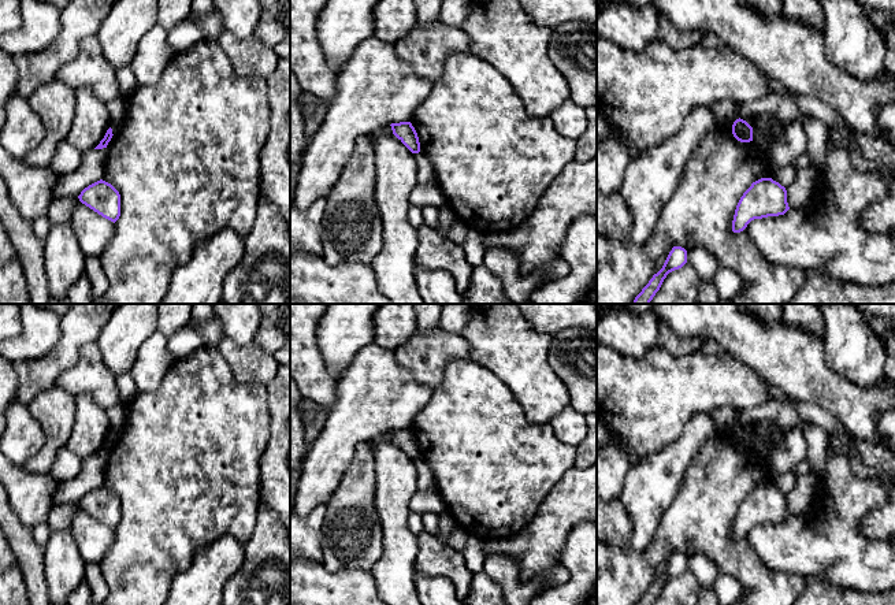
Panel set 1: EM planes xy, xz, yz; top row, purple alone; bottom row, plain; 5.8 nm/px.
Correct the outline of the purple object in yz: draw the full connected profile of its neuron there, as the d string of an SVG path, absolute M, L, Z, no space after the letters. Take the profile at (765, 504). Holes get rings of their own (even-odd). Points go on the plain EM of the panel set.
M761 485L740 504L734 527L732 538L740 539L754 526L784 522L790 516L787 497L772 485Z

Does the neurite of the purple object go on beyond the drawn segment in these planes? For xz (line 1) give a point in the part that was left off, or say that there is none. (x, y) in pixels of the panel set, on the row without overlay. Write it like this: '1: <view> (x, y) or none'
1: none

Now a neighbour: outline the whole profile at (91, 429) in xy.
M88 393L75 397L75 420L67 448L81 457L94 456L112 433L105 409Z

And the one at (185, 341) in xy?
M190 326L175 333L167 342L167 349L175 360L190 355L200 346L204 346L204 341Z

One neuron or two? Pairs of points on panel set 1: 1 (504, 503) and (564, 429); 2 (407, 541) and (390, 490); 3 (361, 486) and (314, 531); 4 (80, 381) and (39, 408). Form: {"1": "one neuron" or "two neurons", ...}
{"1": "two neurons", "2": "one neuron", "3": "two neurons", "4": "two neurons"}

